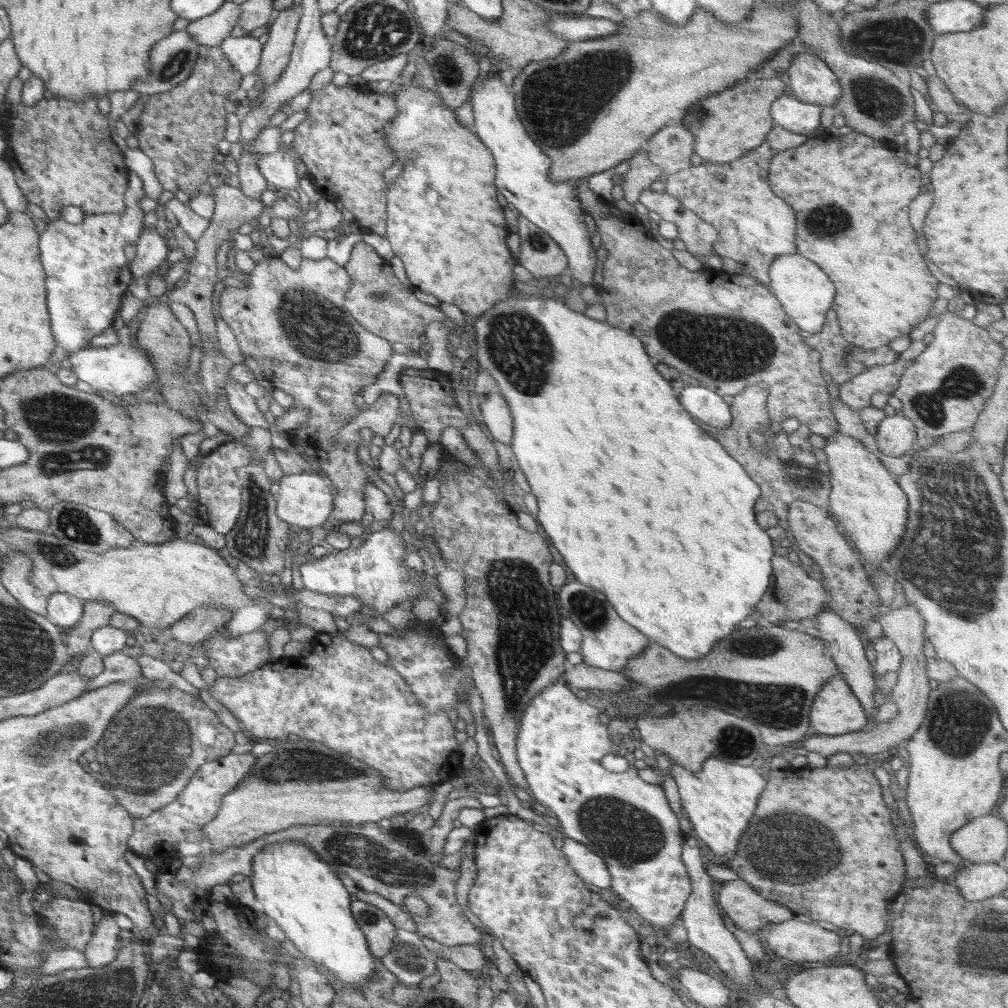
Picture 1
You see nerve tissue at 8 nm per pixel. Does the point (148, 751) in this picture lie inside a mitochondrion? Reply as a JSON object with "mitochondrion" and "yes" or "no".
{"mitochondrion":"yes"}

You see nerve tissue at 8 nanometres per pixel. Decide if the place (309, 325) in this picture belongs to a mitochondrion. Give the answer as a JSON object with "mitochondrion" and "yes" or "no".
{"mitochondrion":"yes"}

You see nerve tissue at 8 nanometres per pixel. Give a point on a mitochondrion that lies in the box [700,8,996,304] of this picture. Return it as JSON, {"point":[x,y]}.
{"point":[872,38]}

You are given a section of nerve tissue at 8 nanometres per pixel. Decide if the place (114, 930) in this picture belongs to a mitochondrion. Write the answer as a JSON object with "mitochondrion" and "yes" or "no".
{"mitochondrion":"no"}

